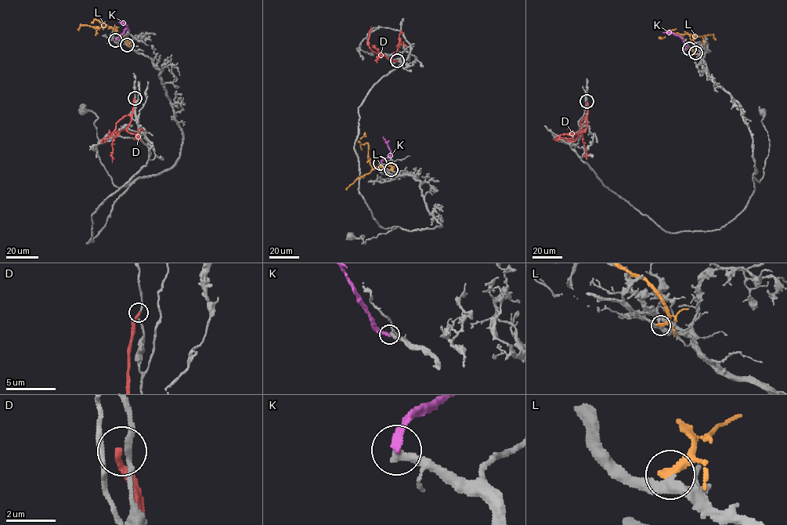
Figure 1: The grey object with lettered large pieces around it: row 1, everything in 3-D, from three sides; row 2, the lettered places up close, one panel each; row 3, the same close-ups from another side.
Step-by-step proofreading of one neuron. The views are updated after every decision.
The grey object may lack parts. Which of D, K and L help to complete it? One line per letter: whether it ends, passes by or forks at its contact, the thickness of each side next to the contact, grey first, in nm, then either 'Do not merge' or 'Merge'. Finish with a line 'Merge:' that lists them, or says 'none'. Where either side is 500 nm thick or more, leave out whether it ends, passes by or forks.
D: It ends there. Thickness 200 nm (grey) against 240 nm. Do not merge
K: It ends there. Thickness 360 nm (grey) against 280 nm. Do not merge
L: It ends there. Thickness 320 nm (grey) against 360 nm. Do not merge
Merge: none

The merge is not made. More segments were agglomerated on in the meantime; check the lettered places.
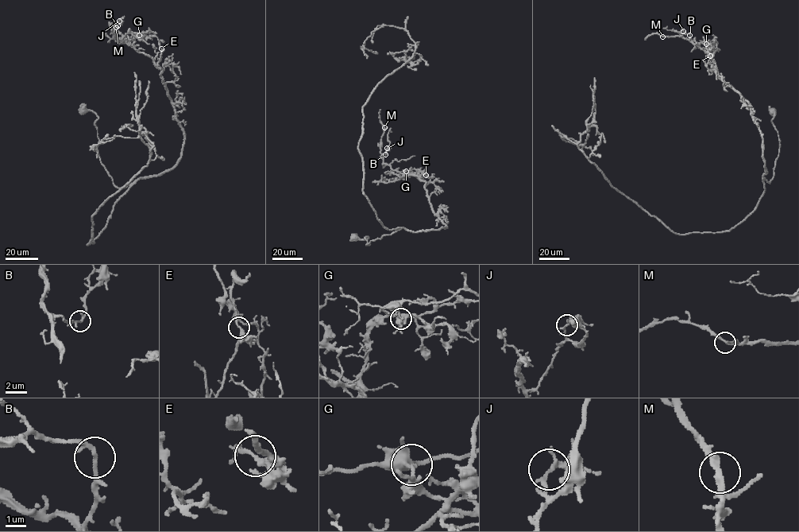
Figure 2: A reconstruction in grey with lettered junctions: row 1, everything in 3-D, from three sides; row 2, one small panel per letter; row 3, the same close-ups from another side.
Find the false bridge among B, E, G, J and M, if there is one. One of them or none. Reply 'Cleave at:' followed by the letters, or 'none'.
Cleave at: G

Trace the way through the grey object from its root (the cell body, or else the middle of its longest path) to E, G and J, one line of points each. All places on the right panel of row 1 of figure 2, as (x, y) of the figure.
E: (773, 112), (780, 146), (770, 183), (762, 176), (766, 172), (762, 137), (749, 103), (708, 67), (709, 56)
G: (773, 112), (780, 146), (770, 183), (749, 103), (718, 76), (713, 44), (706, 44)
J: (773, 112), (780, 146), (770, 183), (762, 176), (762, 137), (749, 103), (718, 76), (708, 54), (683, 31)

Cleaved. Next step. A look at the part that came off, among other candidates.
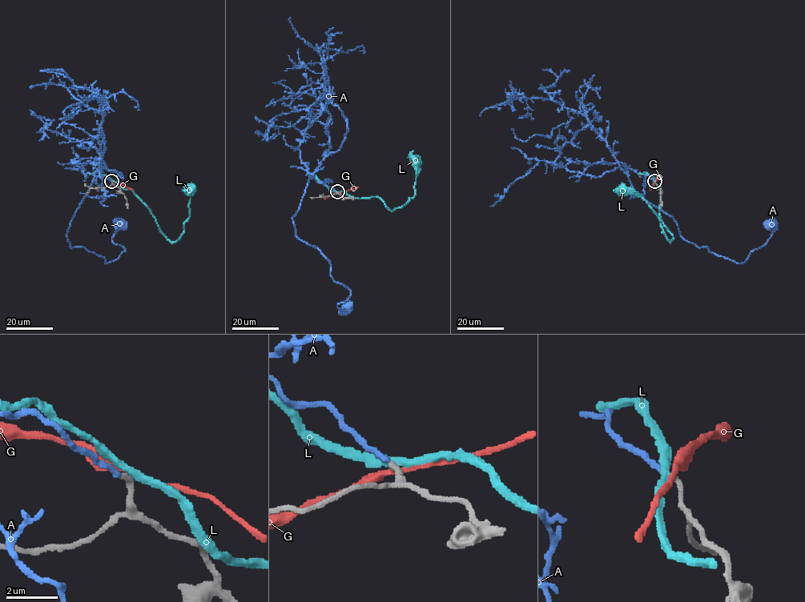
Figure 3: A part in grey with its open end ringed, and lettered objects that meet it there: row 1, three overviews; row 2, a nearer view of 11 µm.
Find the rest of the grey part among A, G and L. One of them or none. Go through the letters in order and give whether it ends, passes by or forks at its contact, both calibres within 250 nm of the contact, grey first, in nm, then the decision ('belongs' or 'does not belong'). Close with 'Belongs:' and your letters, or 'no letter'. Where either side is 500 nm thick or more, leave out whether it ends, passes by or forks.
A: it ends; calibres 200 and 200 nm; belongs
G: it passes by; calibres 240 and 220 nm; does not belong
L: it passes by; calibres 220 and 280 nm; does not belong
Belongs: A

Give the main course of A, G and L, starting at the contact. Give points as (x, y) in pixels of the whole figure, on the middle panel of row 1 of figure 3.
A: (336, 192), (299, 148), (328, 102), (345, 138), (292, 221), (350, 290), (337, 305), (347, 308)
G: (338, 192), (358, 186)
L: (337, 192), (345, 191), (356, 198), (377, 196), (391, 210), (400, 207), (415, 195), (416, 160)

